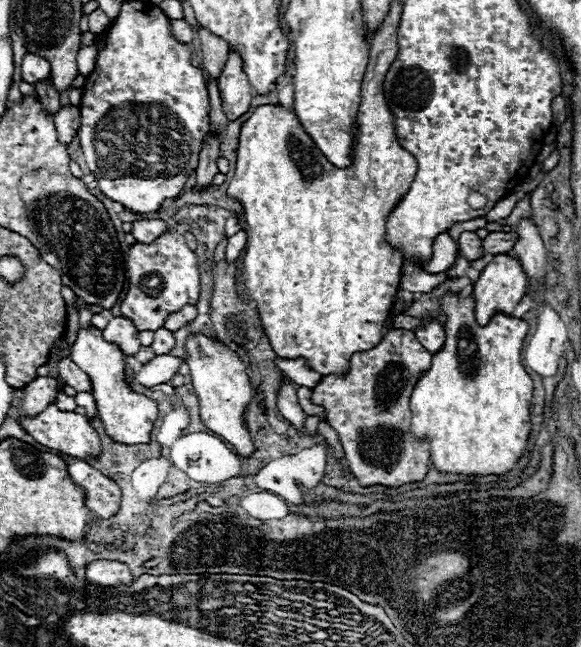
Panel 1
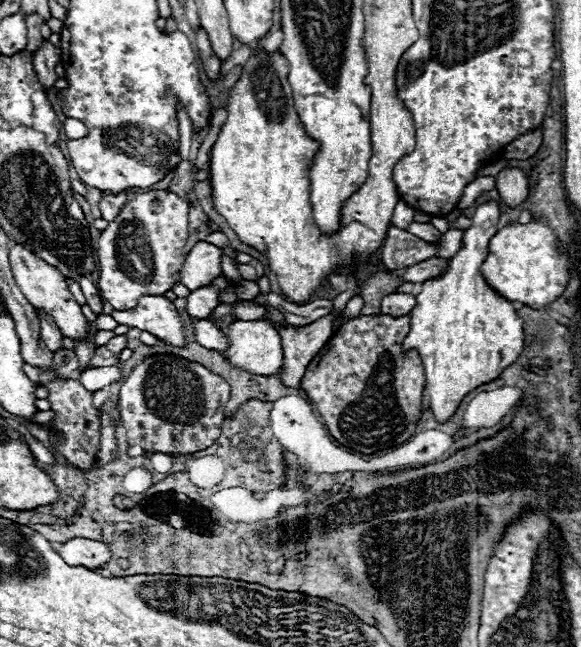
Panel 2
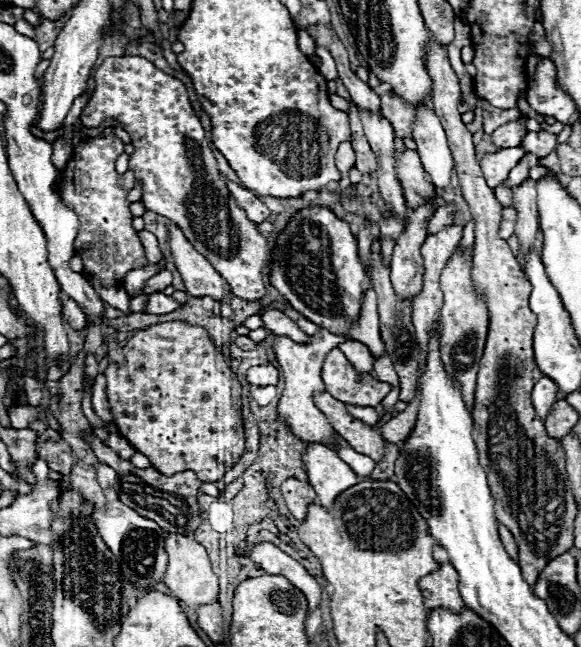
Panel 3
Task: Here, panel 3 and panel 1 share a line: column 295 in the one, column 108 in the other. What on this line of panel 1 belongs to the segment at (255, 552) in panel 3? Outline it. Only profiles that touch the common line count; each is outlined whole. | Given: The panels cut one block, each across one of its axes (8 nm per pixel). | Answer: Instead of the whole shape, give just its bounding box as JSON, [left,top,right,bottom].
[86,560,132,586]

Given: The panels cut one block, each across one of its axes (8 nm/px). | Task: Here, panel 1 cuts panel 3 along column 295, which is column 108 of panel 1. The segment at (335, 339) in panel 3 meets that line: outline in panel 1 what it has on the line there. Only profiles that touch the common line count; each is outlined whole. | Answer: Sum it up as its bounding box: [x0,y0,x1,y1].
[70,326,158,444]

